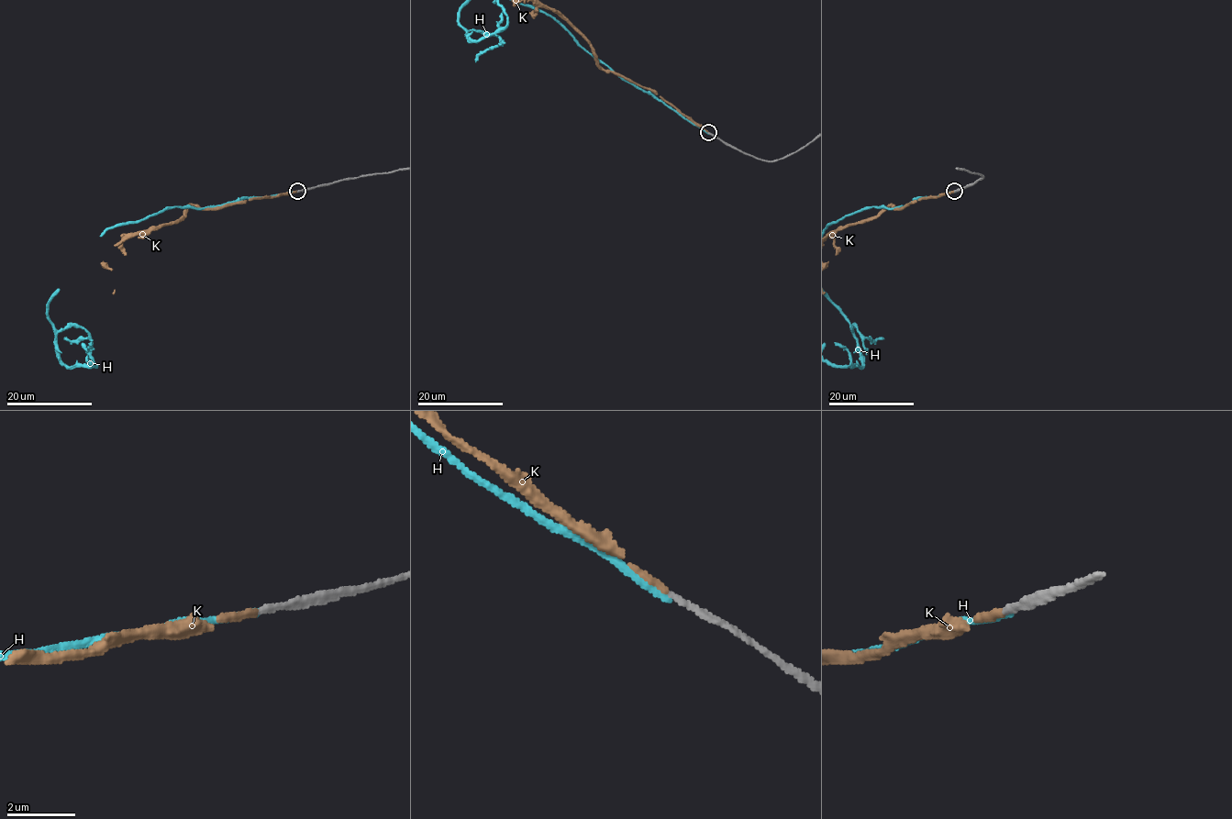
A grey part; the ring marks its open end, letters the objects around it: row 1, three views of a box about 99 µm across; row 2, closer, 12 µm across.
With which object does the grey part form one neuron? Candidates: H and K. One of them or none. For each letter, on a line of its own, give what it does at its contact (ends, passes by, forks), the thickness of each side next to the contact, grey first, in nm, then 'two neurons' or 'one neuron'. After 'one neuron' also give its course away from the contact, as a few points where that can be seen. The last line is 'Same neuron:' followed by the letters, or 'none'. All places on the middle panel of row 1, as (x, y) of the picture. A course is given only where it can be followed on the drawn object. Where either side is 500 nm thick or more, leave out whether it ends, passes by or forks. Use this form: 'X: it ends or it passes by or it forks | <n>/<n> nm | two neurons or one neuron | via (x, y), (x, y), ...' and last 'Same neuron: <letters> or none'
H: it ends | 170/200 nm | two neurons
K: it ends | 160/200 nm | one neuron
Same neuron: K

